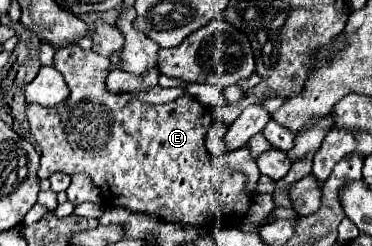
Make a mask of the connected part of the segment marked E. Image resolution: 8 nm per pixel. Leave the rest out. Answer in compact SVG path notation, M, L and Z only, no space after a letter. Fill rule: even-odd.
M78 45L56 51L54 67L64 75L70 87L68 101L58 107L26 107L32 135L42 153L38 177L48 179L56 171L68 175L86 173L100 187L106 205L124 207L170 223L184 223L194 227L238 227L250 207L250 197L244 191L246 177L232 169L212 165L212 153L206 147L206 135L214 123L214 109L188 93L164 105L146 105L130 95L112 95L104 85L108 65L110 59L94 51L86 51Z

